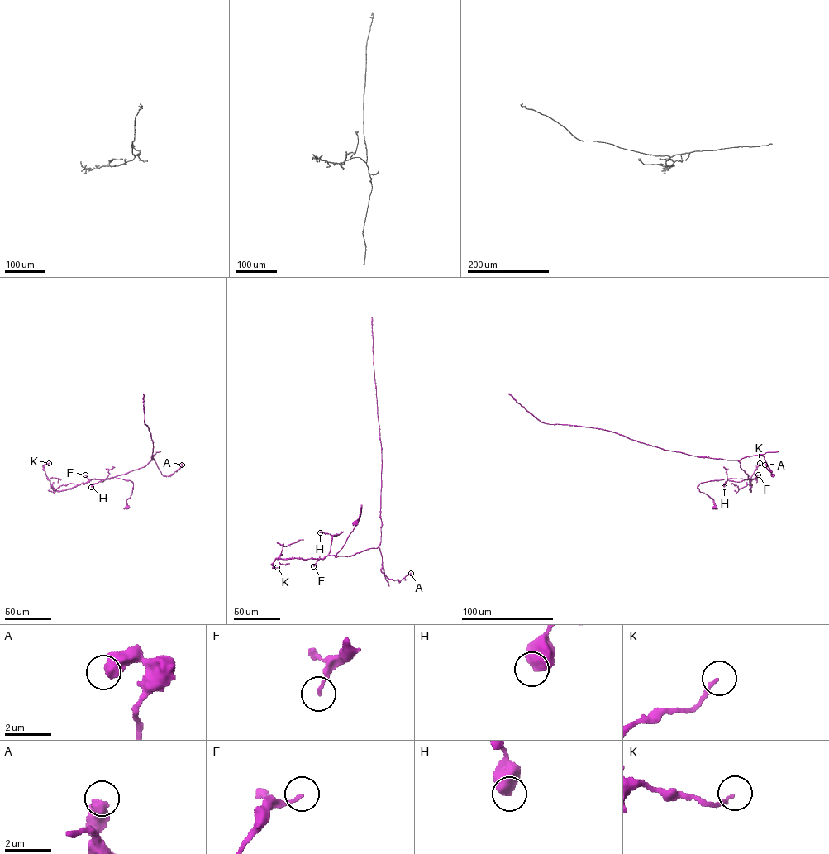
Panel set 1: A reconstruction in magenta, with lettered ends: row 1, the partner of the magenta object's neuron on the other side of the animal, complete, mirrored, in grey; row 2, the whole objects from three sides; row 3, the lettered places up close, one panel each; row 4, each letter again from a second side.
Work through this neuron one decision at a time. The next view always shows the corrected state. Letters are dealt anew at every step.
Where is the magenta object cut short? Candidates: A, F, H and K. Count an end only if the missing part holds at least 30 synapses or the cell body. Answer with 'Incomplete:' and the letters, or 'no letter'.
Incomplete: no letter

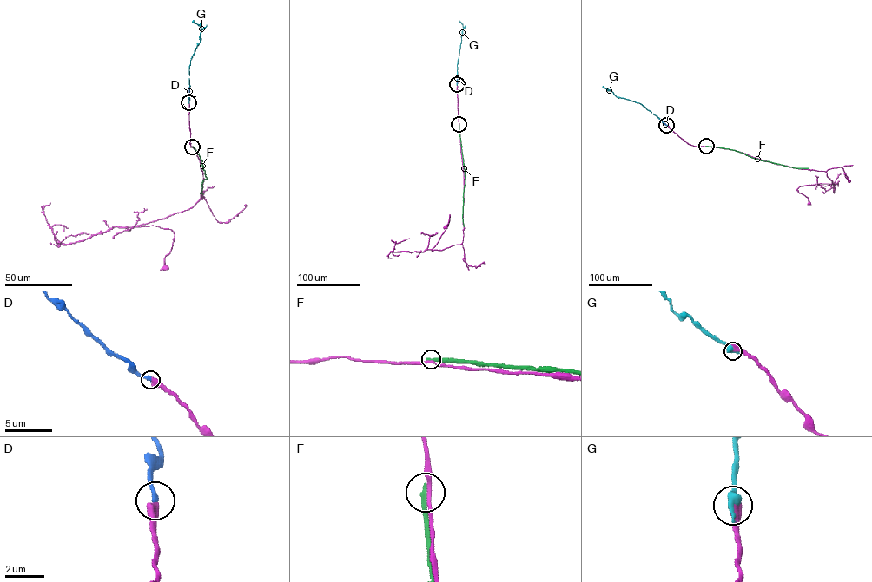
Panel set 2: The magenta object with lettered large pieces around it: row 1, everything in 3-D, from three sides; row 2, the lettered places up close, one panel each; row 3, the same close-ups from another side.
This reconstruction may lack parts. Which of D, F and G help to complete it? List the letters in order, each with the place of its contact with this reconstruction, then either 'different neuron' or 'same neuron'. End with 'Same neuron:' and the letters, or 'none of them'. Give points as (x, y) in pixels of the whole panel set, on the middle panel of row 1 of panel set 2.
D: contact (457, 84); same neuron
F: contact (459, 124); different neuron
G: contact (457, 84); different neuron
Same neuron: D

